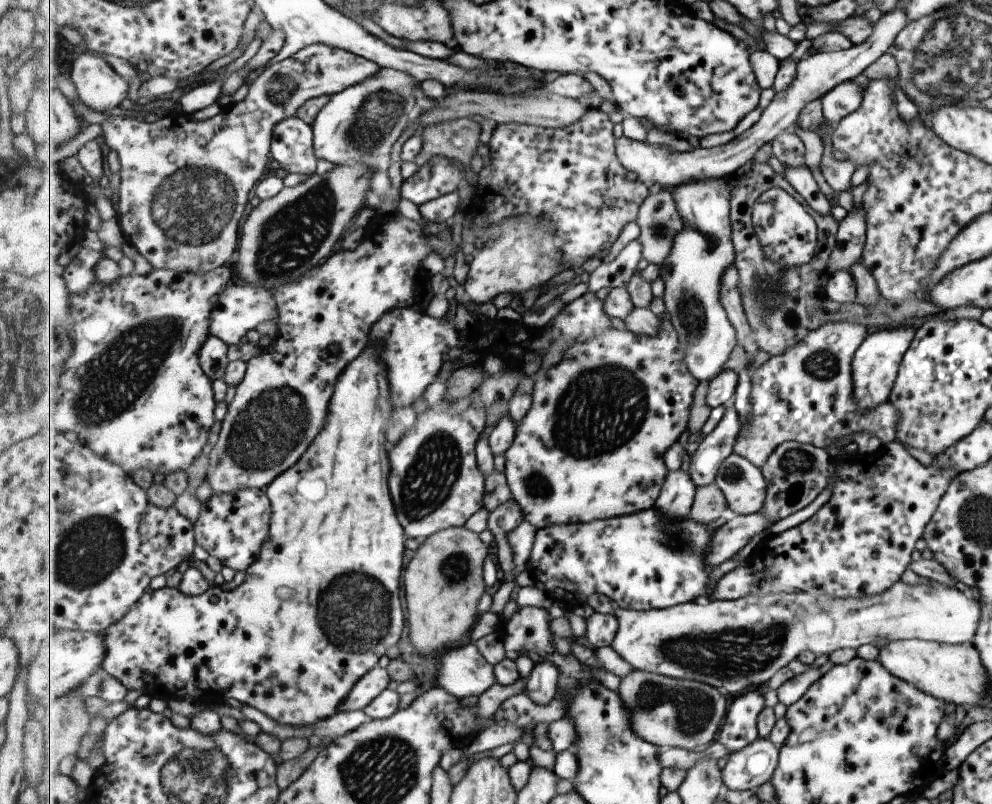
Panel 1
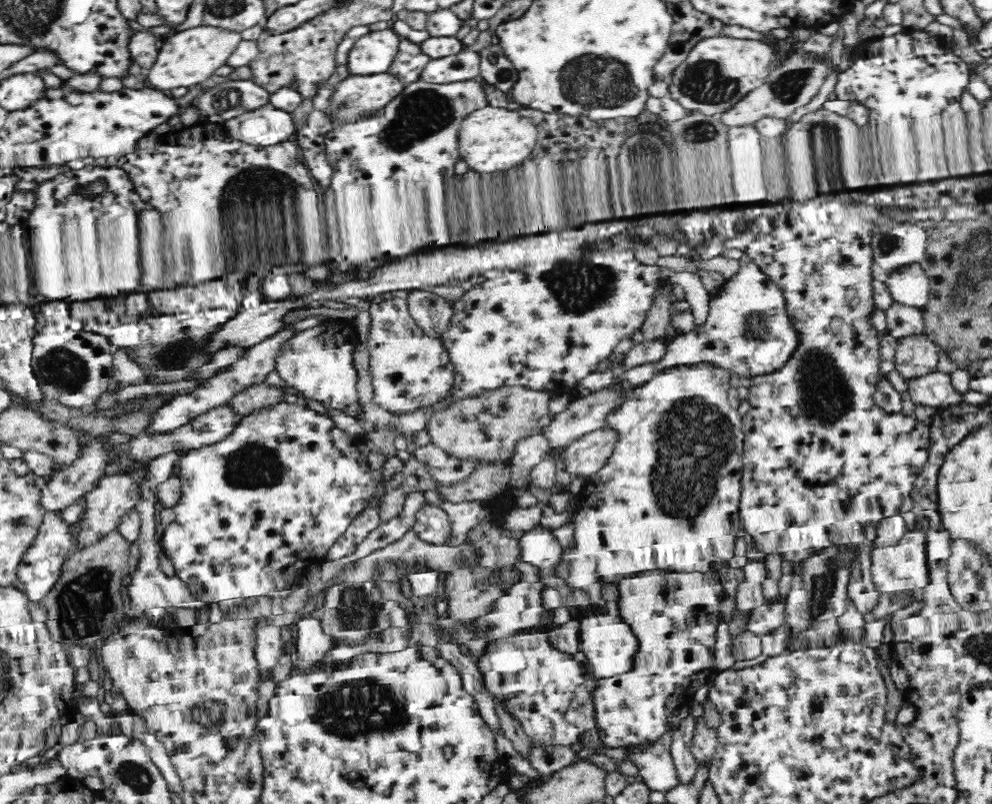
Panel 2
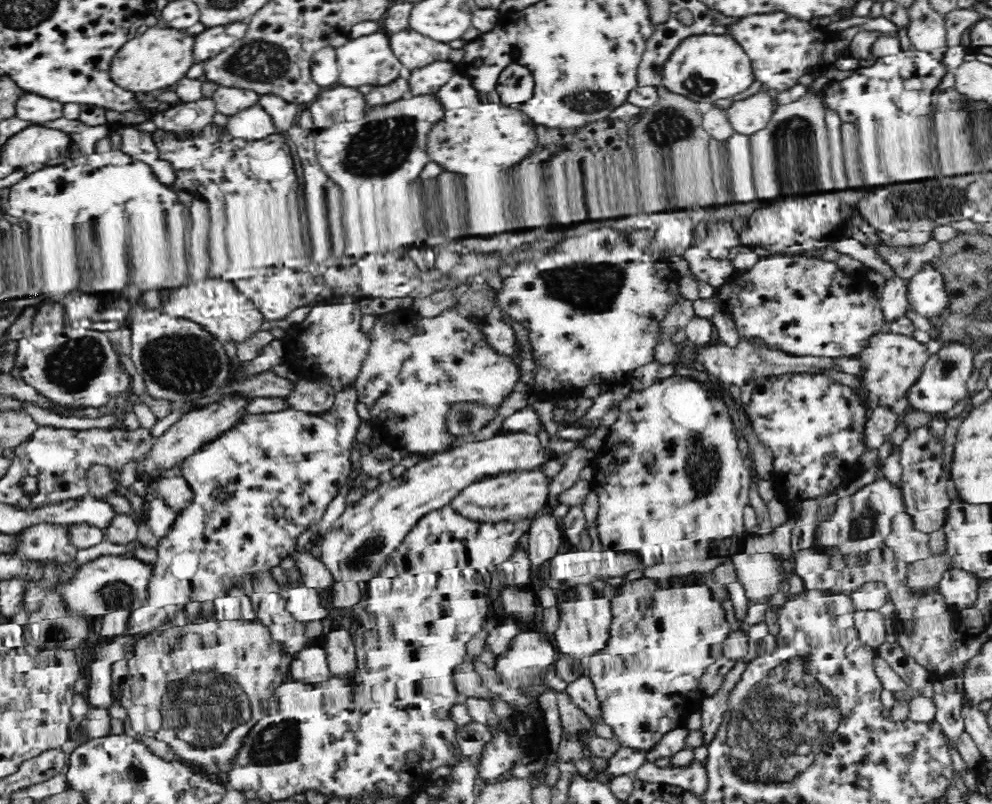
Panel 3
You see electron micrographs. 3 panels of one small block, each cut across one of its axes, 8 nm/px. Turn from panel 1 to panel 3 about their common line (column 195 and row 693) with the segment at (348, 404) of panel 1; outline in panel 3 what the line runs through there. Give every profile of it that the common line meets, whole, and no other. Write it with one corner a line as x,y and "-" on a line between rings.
647,577
636,578
636,580
625,579
623,584
620,584
616,590
616,596
610,601
612,613
611,629
609,632
610,638
608,639
607,645
599,653
585,660
587,666
586,674
590,677
597,699
600,701
604,723
614,731
614,738
620,742
622,747
648,752
658,744
664,737
664,734
677,728
687,729
688,717
692,713
701,712
701,706
705,696
698,689
699,678
704,674
704,670
710,664
716,662
723,655
724,641
732,631
730,631
730,624
726,621
726,612
722,608
722,604
712,596
710,587
704,586
702,582
697,582
697,578
691,580
691,577
674,577
668,580
668,584
664,584
664,586
658,580
654,581
652,578

